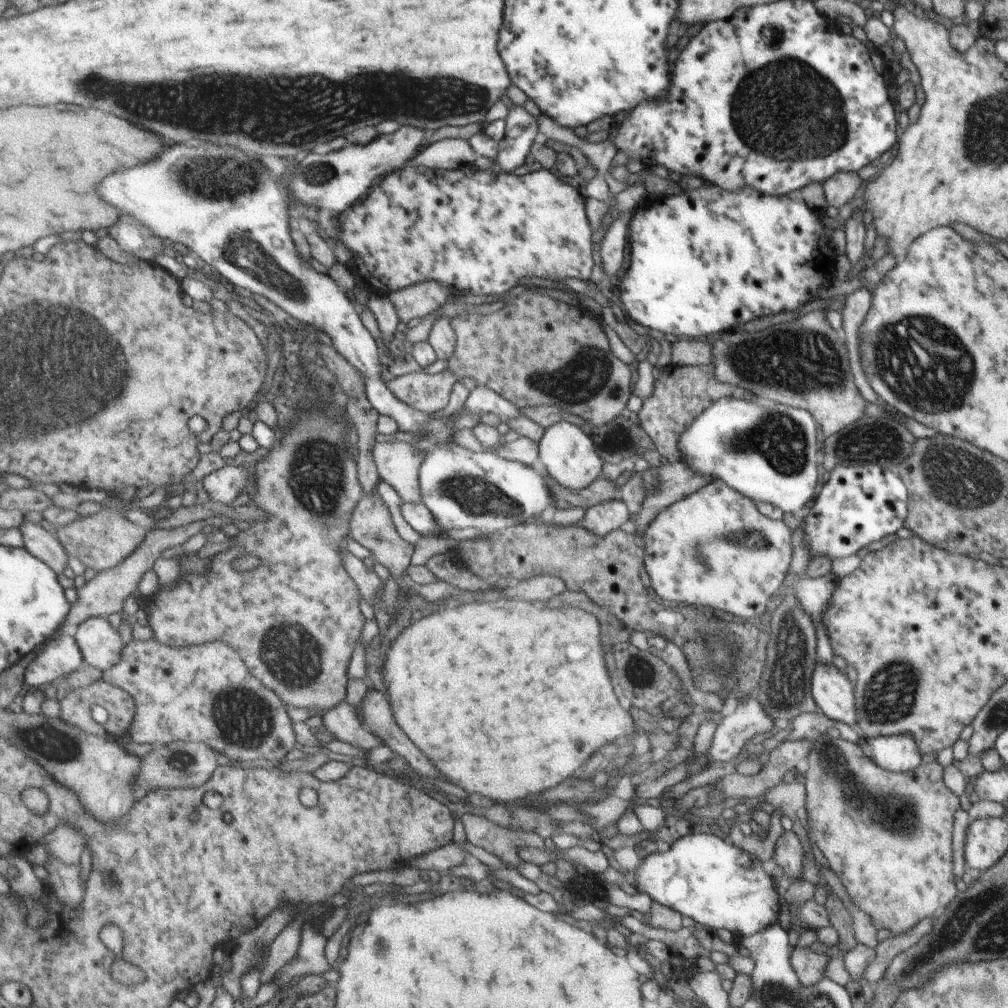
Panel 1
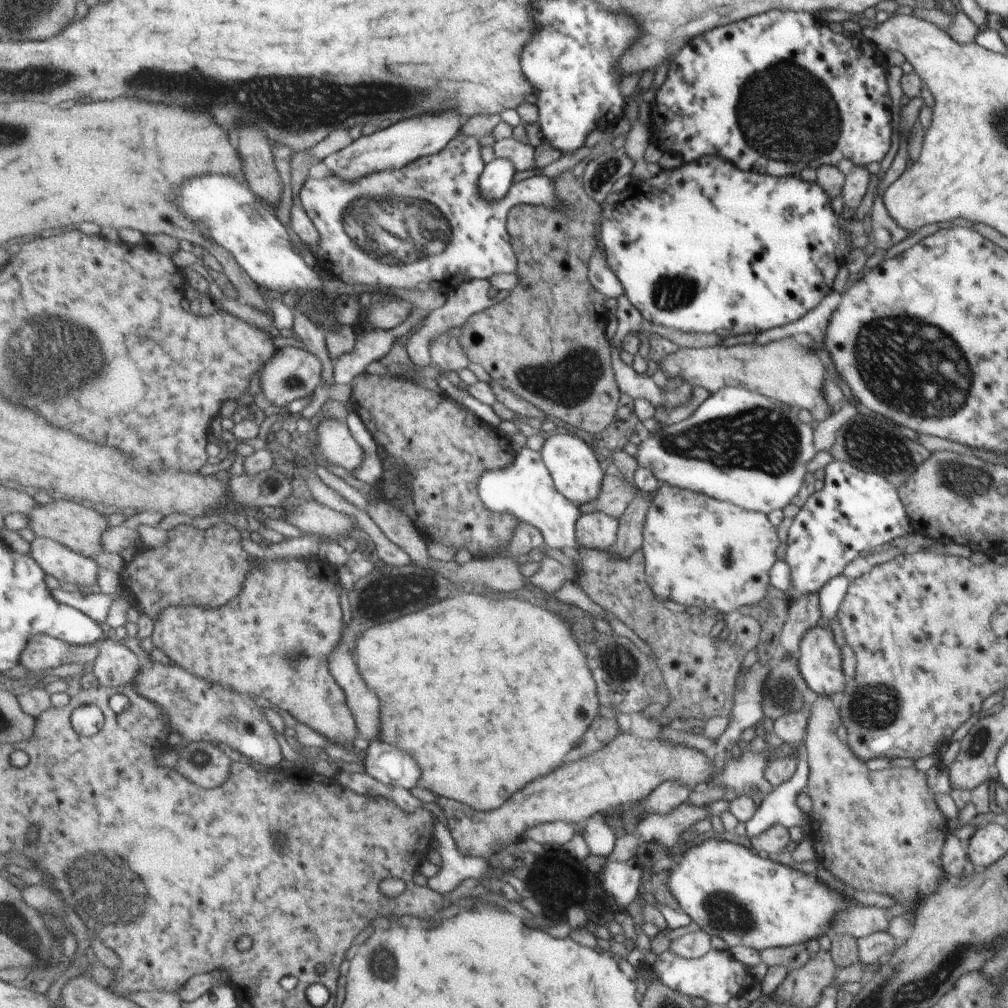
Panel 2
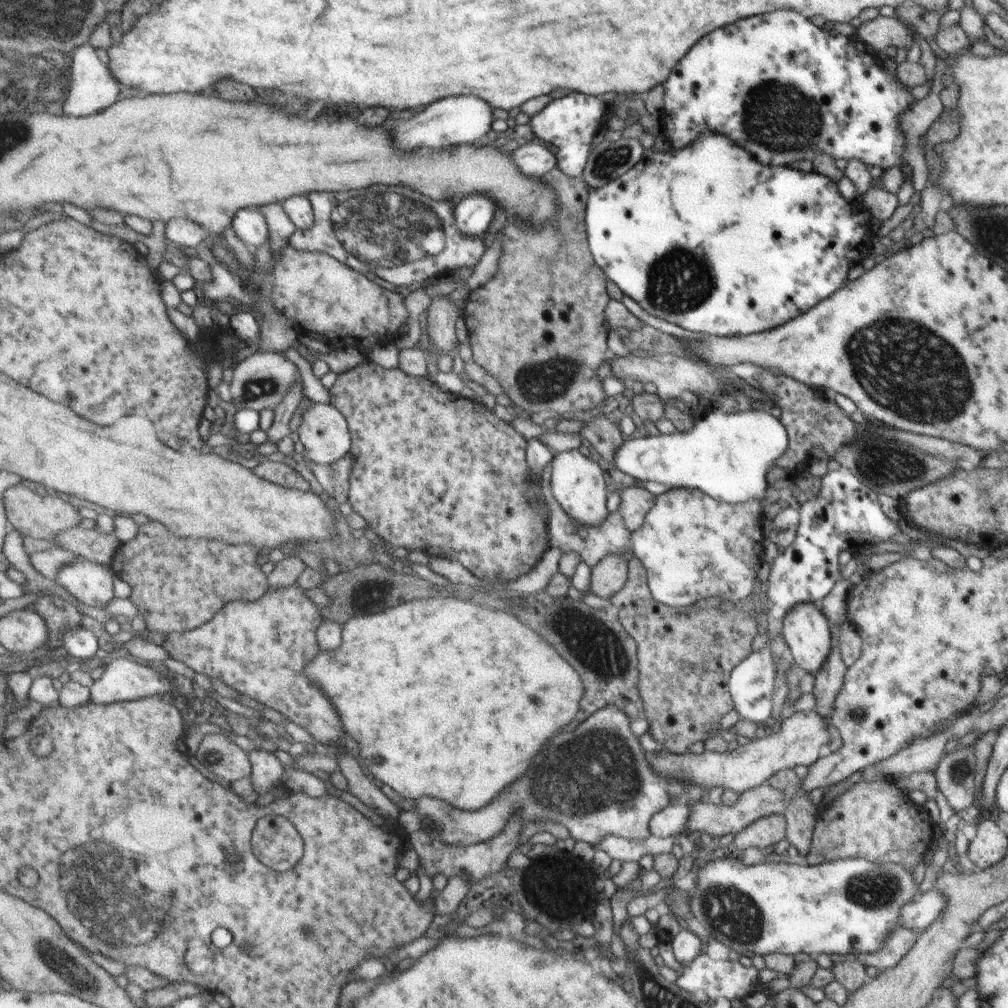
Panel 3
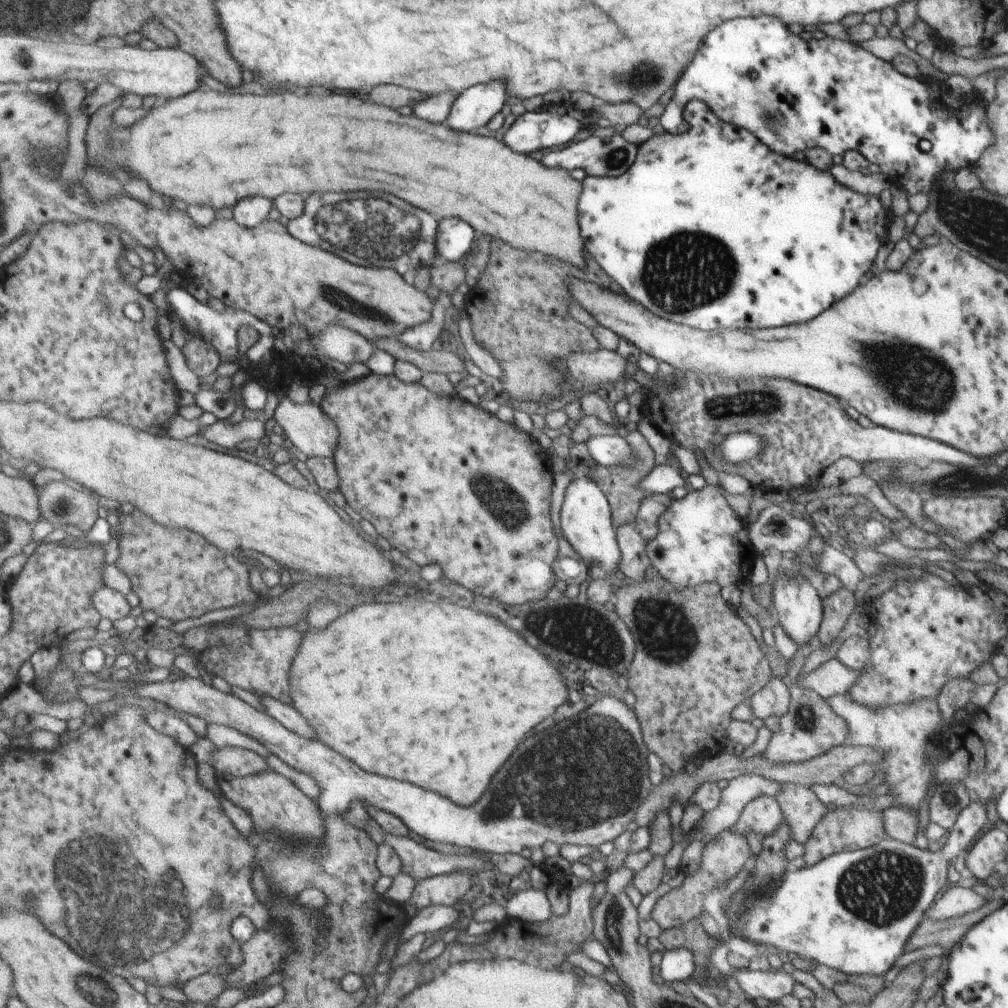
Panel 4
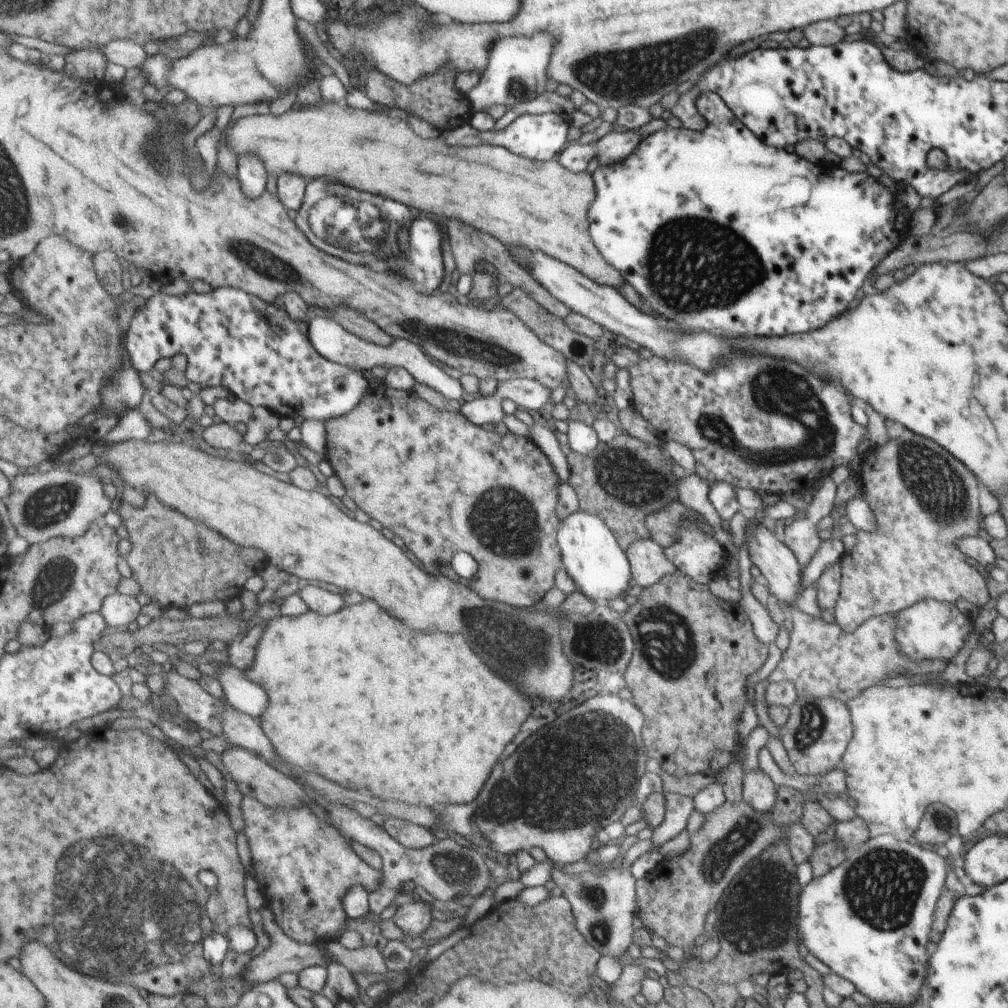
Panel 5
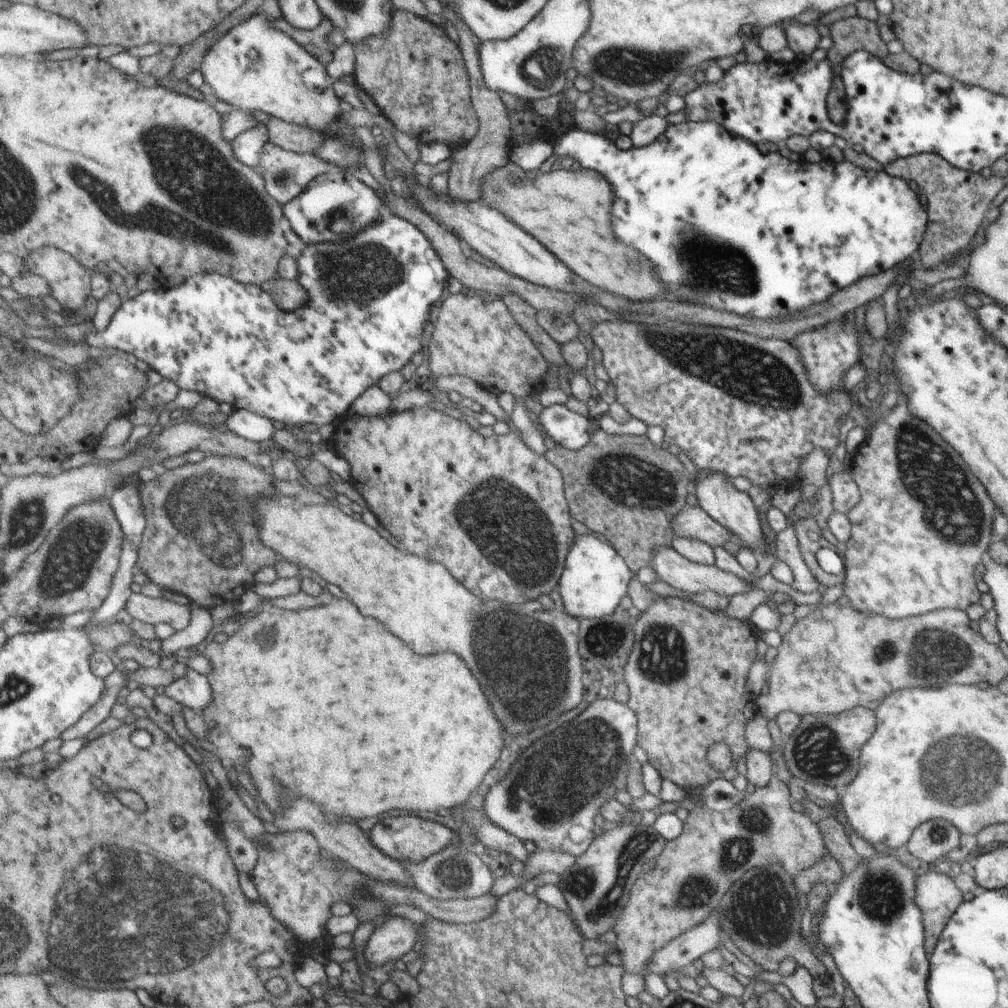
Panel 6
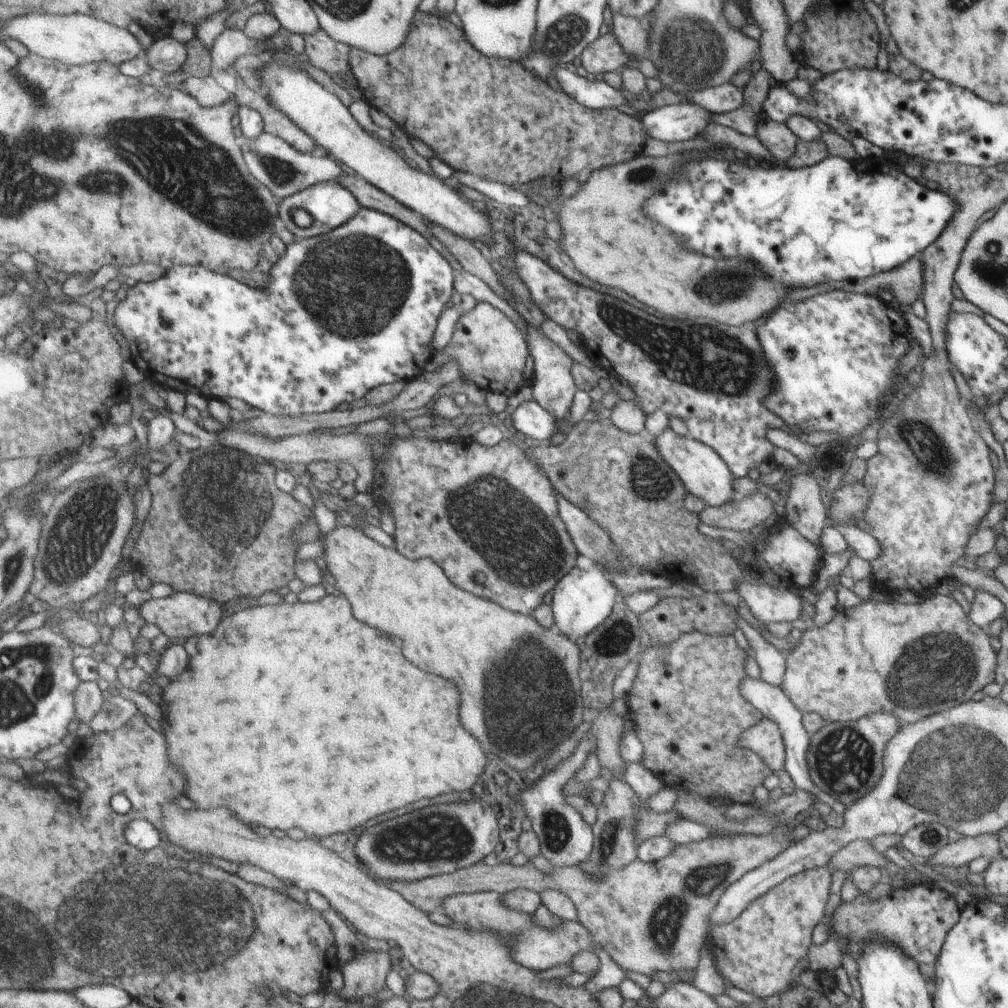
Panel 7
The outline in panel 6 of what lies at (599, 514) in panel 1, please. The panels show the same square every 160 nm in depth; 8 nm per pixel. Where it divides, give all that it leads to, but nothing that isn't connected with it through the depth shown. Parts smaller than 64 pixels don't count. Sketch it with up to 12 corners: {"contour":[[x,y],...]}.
{"contour":[[658,548],[648,566],[665,584],[687,592],[713,590],[729,600],[753,589],[714,564],[691,562]]}

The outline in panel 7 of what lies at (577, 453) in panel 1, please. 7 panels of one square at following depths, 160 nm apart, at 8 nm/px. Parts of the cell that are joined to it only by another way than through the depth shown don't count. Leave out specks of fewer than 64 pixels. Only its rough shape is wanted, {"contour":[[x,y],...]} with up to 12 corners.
{"contour":[[575,567],[550,592],[553,628],[571,640],[612,614],[603,568]]}

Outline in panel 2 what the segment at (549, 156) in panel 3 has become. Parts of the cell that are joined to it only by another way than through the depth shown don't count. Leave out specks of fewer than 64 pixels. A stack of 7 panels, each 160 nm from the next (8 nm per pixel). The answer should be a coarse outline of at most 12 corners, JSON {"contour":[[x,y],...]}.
{"contour":[[511,137],[491,146],[495,159],[515,172],[535,167],[534,149]]}

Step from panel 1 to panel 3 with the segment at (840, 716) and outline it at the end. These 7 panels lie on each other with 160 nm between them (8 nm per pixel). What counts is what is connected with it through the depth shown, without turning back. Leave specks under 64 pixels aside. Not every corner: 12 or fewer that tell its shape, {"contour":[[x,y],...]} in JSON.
{"contour":[[812,602],[795,603],[780,633],[801,670],[815,672],[830,624]]}

